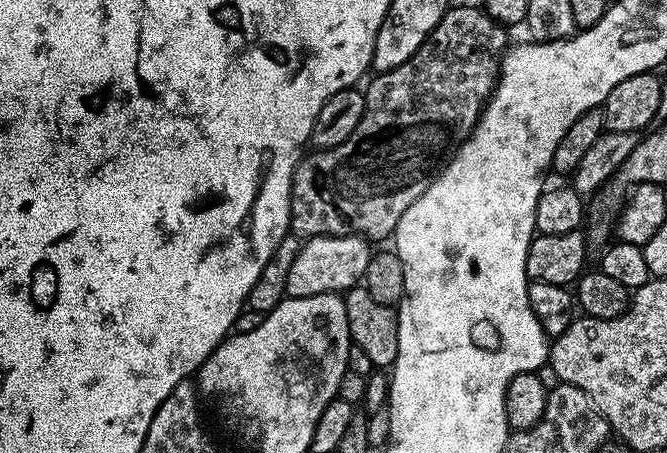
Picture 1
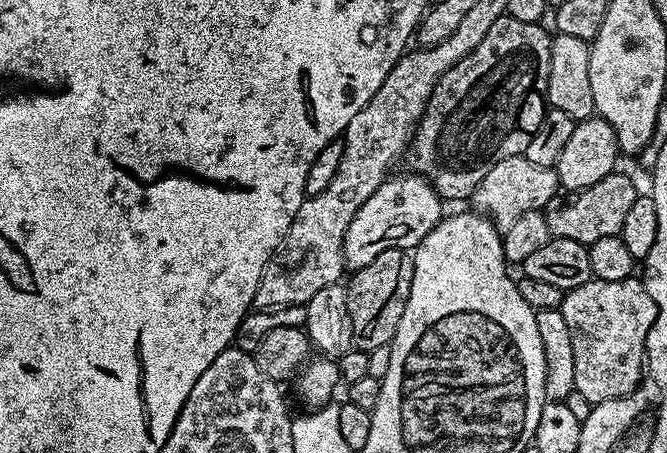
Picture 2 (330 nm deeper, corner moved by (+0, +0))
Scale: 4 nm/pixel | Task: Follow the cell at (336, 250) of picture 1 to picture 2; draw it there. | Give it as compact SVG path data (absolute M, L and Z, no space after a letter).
M415 174L407 175L393 175L385 180L366 202L362 202L358 214L354 214L354 222L350 222L350 230L346 230L344 239L344 262L349 269L370 266L378 254L391 248L415 249L445 215L445 205L433 190L432 183Z

